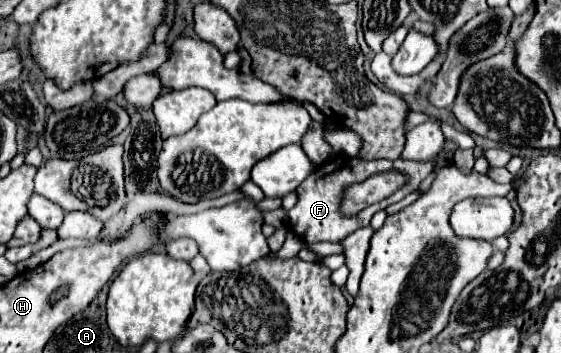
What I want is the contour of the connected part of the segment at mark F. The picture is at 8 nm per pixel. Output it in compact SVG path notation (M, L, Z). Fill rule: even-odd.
M336 155L334 159L330 159L328 163L320 165L296 191L298 191L298 203L288 211L288 229L294 231L300 239L304 239L306 243L320 243L320 241L330 241L330 243L340 243L344 237L348 237L350 233L354 233L360 227L370 225L370 219L376 211L386 209L392 203L398 203L400 199L404 199L408 193L416 191L422 183L422 179L432 171L432 163L414 163L414 161L388 161L388 159L378 159L378 161L360 161L356 157L344 157L344 155ZM386 171L398 171L404 173L408 177L408 181L394 191L390 197L368 205L366 209L362 209L356 215L344 215L340 213L340 203L342 203L342 195L344 189L354 185L354 183L362 183L368 177L372 177L374 173L386 173Z

